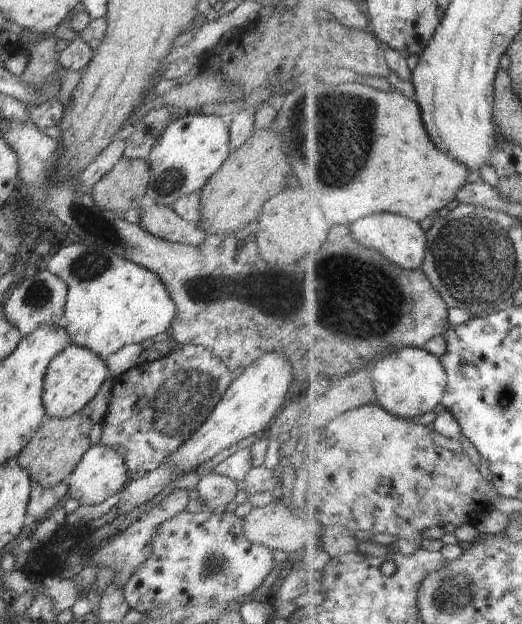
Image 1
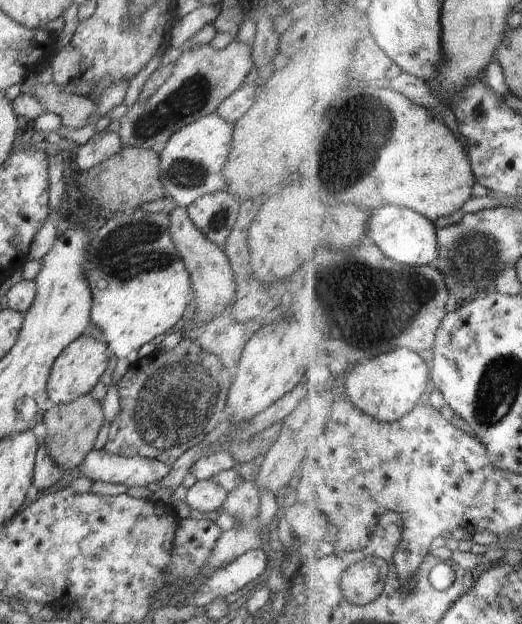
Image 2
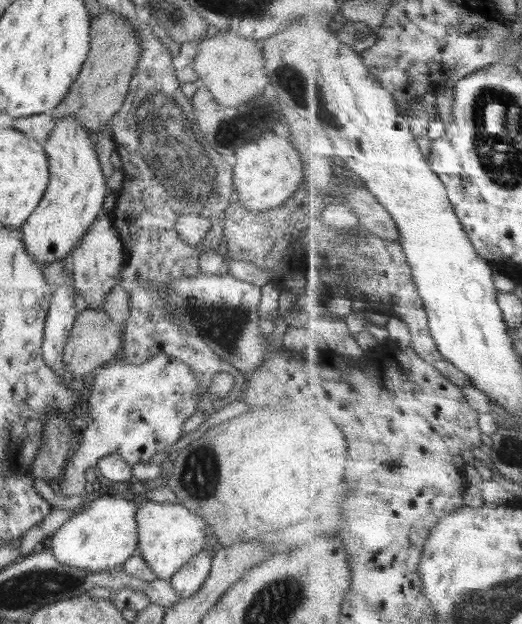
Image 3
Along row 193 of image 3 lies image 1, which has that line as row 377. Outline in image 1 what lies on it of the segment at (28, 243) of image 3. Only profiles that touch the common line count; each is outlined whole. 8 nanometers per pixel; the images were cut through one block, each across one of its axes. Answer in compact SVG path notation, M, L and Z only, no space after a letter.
M70 343L48 366L43 385L43 406L47 417L67 418L80 413L100 391L102 384L111 378L105 360L88 348Z

